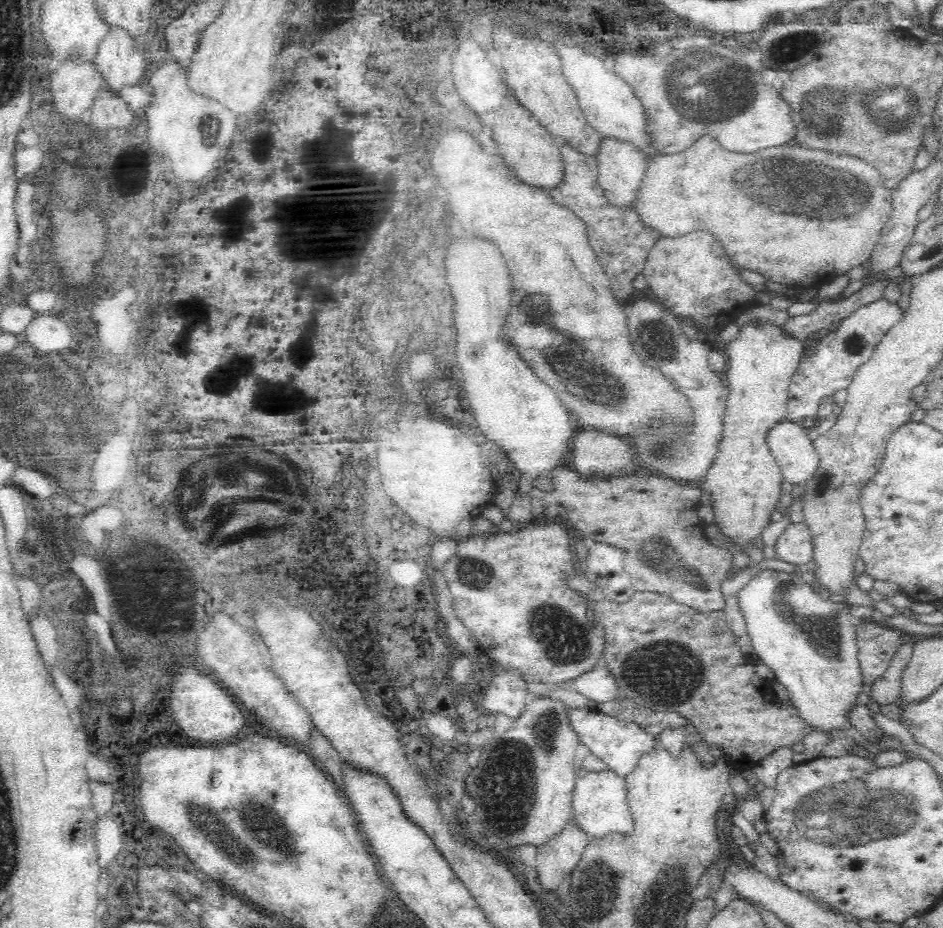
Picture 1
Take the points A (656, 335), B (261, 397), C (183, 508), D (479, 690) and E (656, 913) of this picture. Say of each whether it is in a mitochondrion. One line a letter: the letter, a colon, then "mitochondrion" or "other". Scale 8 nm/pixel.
A: mitochondrion
B: mitochondrion
C: other
D: other
E: mitochondrion

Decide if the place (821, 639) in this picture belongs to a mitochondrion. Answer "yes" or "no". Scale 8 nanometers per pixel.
yes

